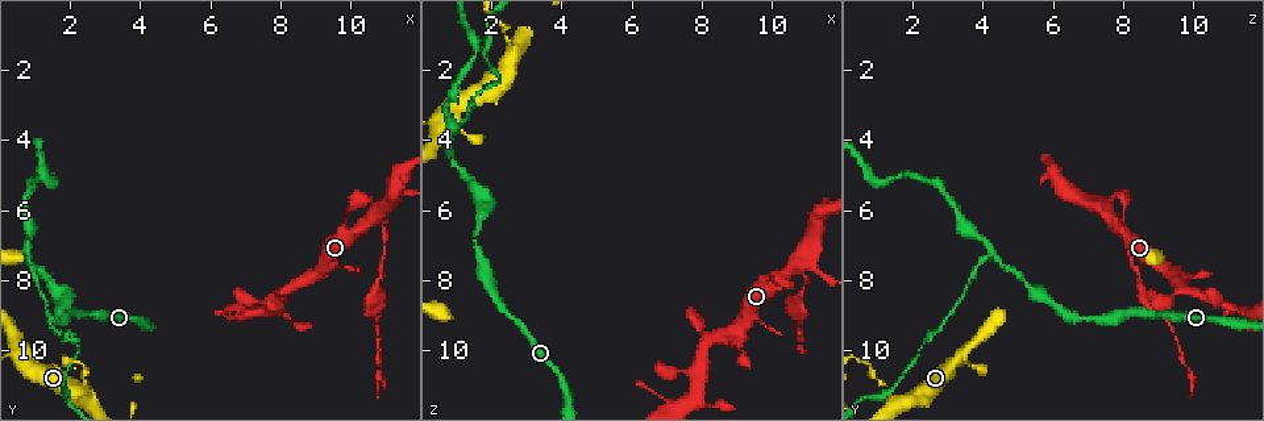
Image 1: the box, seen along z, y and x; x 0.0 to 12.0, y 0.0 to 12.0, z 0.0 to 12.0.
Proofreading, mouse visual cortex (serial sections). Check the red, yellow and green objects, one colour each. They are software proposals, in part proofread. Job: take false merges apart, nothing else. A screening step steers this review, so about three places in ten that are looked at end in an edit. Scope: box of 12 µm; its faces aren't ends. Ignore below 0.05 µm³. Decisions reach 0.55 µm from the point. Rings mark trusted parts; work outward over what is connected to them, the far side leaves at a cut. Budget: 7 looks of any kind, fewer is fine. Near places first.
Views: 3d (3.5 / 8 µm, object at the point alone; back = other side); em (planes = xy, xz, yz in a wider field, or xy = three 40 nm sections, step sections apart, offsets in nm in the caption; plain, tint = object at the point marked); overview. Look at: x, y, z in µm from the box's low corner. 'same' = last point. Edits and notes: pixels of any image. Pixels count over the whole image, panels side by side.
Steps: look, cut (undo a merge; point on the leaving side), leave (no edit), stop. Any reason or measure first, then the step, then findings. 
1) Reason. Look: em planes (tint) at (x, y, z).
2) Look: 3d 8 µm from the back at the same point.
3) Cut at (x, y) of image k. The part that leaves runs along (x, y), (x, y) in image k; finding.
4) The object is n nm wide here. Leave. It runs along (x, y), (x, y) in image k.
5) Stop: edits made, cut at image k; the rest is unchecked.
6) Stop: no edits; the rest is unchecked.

Two arms in line, one across. Look: 3d 8 µm from the back at (10.6, 6.3, 7.8).

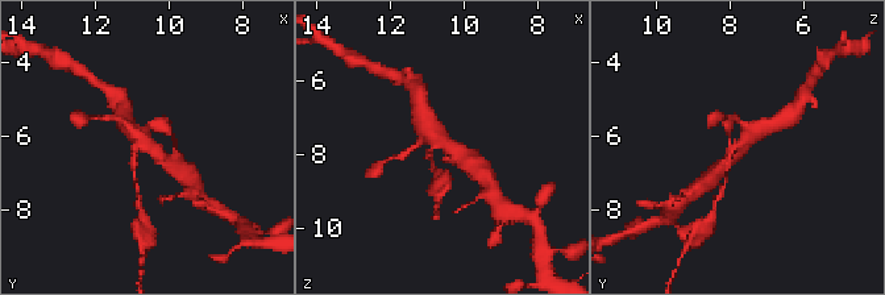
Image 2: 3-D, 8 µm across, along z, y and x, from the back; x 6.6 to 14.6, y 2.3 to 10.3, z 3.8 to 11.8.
Zoom in. Look: 3d 3.5 µm at (10.6, 6.3, 7.7).

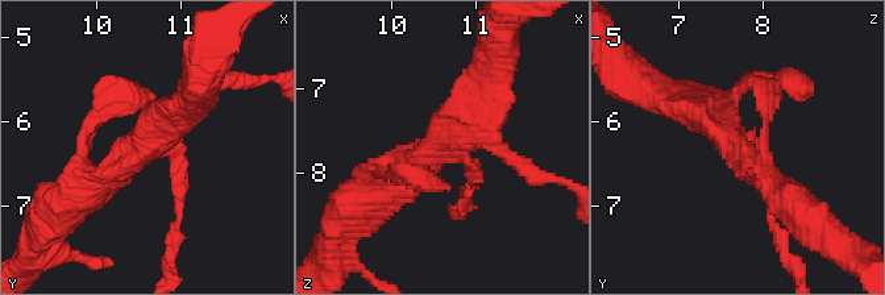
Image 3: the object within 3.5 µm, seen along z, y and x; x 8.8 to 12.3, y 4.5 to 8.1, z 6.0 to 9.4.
3 arms meet here; the arms are 150, 350, 450 nm wide. Look: em xy step 2 (tint) at (10.65, 6.30, 7.70).

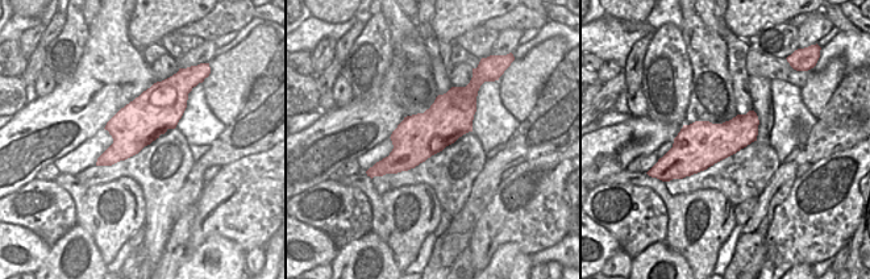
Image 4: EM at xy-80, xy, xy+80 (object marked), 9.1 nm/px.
Cut at (771, 220) of image 3. A second cell is stuck on.

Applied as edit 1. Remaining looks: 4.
Look: overview.

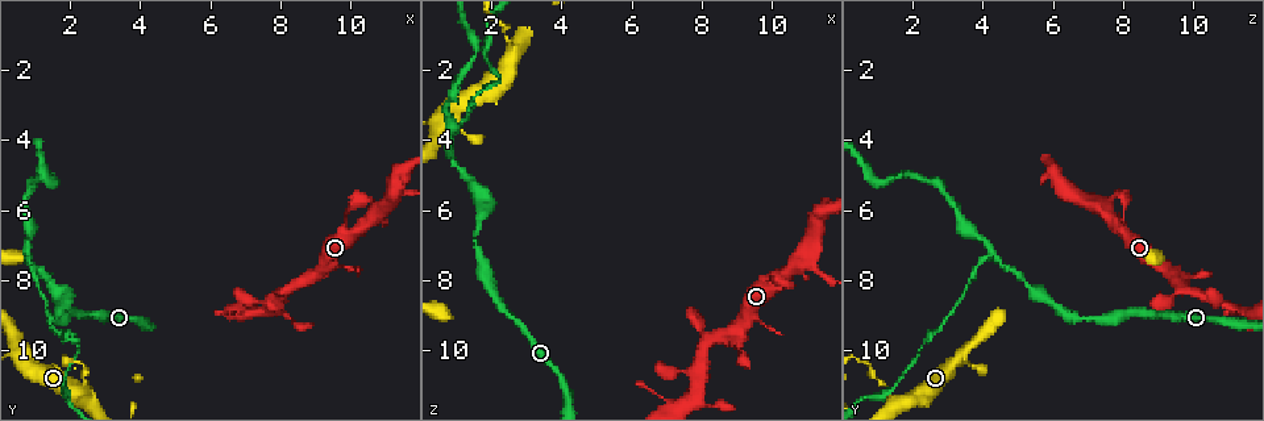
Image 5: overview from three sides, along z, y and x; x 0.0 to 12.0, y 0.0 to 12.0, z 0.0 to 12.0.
Branch point. Look: 3d 3.5 µm at (0.9, 7.2, 4.2).

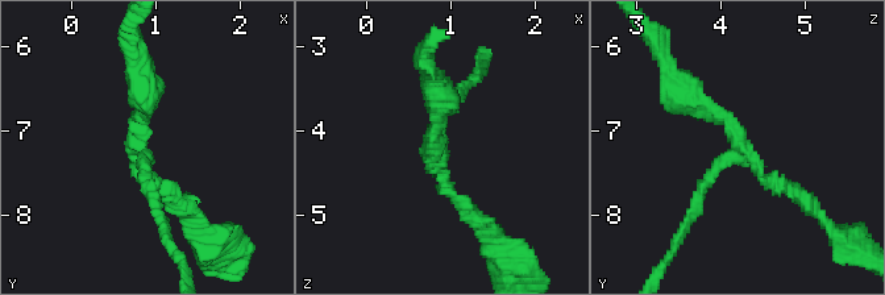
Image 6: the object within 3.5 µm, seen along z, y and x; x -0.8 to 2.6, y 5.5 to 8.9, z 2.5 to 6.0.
3 arms meet here; the arms are 150, 200, 200 nm wide; shape alone is not enough. Look: em xy step 2 (tint) at (0.85, 7.25, 4.30).

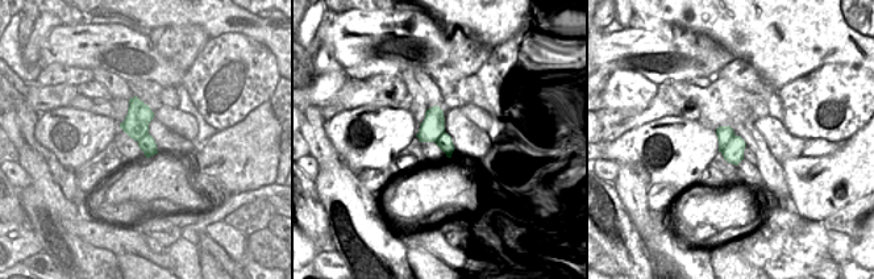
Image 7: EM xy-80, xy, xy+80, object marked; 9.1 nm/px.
Cut it another way. Look: em xy step 3 (tint) at the same point.

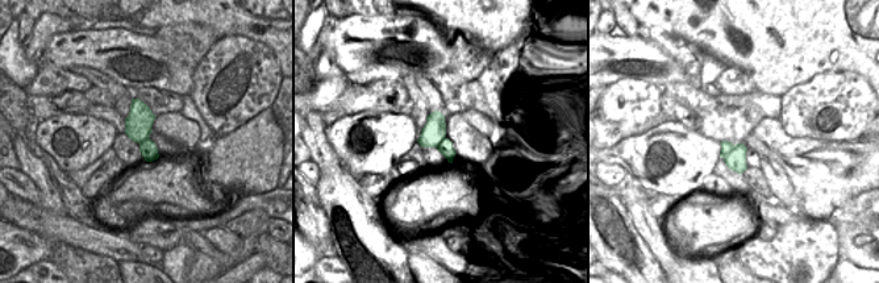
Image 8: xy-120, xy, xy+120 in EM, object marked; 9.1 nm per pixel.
The object is 240 nm wide here. Cut at (701, 185) of image 6. A border runs along (734, 145), (724, 158) in image 8; a second cell is stuck on.

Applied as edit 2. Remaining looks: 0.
Stop: edits made, cut at image 3, cut at image 6; the rest is unchecked.

